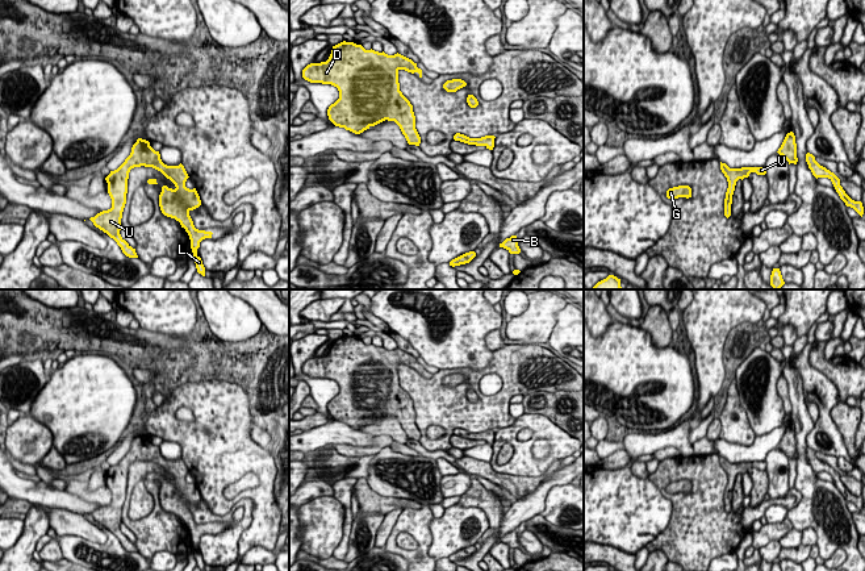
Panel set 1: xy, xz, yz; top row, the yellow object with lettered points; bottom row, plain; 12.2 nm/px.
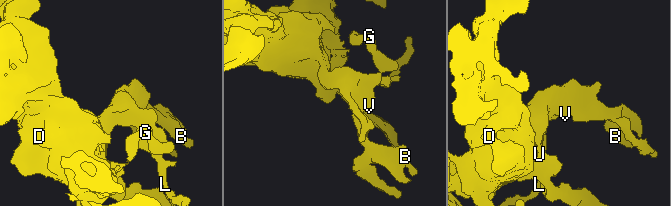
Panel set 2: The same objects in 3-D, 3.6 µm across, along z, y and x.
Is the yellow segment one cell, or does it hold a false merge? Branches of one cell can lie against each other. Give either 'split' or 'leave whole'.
split

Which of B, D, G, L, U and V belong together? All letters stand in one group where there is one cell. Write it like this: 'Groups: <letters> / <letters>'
Groups: B D G U V / L

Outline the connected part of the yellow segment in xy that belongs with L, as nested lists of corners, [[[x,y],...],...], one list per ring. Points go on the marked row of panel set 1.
[[[177,186],[175,189],[164,188],[163,192],[167,192],[172,200],[174,218],[180,222],[181,228],[184,228],[189,236],[197,272],[205,276],[205,267],[197,255],[197,249],[200,247],[200,242],[205,238],[212,238],[213,233],[196,229],[189,216],[191,211],[201,205],[200,196],[196,188],[189,189],[185,186]]]

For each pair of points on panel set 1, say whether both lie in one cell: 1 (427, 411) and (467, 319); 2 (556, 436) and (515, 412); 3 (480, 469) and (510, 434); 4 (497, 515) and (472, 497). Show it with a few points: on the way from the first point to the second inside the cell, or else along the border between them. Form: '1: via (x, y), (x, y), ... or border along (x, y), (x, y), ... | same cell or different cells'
1: border along (477, 369), (439, 370) | different cells
2: border along (523, 412), (517, 419) | different cells
3: border along (489, 462), (497, 471), (519, 474) | different cells
4: via (490, 508), (479, 497) | same cell

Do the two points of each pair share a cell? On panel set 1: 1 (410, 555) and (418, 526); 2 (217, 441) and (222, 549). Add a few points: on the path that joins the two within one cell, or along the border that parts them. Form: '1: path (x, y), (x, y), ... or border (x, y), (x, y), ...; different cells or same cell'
1: path (418, 550), (421, 547), (421, 534); same cell
2: border (201, 497), (220, 516), (246, 499); different cells

